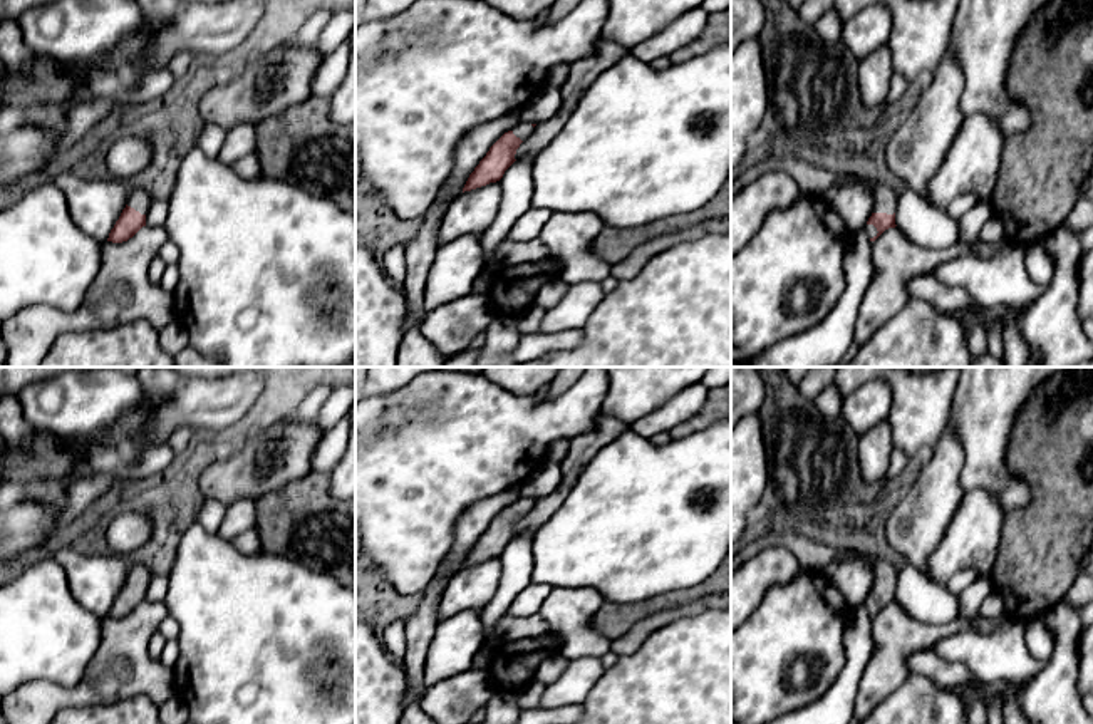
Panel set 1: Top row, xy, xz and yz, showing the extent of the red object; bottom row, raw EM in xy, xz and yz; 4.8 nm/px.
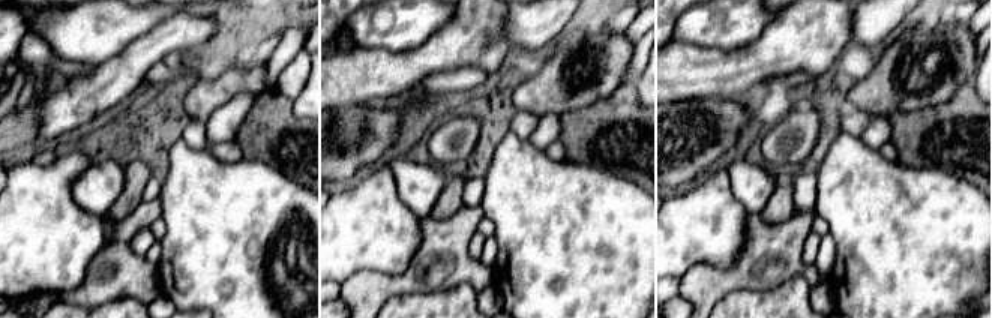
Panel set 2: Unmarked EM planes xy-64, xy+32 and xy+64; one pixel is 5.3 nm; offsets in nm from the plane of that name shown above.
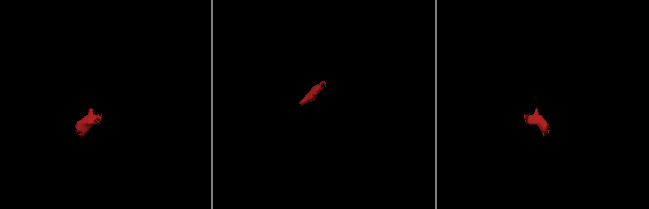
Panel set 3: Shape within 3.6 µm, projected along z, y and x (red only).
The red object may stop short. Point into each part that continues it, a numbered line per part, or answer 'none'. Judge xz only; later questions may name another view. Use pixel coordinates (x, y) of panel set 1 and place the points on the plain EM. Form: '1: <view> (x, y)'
1: xz (523, 505)

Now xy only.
1: xy (139, 575)

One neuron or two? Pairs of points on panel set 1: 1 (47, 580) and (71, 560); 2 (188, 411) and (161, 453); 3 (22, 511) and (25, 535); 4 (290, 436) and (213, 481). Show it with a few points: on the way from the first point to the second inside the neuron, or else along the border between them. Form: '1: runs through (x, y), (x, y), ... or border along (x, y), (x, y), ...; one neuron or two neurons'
1: border along (51, 557), (64, 570), (71, 595), (77, 602); two neurons
2: border along (163, 443), (146, 448), (133, 461), (124, 453); two neurons
3: runs through (22, 517), (24, 530); one neuron
4: runs through (272, 451), (232, 480); one neuron

